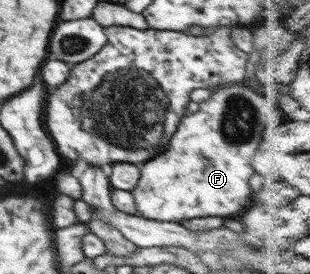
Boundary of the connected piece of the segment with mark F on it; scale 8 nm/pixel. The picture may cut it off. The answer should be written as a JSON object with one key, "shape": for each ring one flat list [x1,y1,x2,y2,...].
{"shape":[[252,80,219,86,212,90,210,98,198,104,197,112,181,118,165,150,139,166,140,178,131,191,137,204,135,215,164,222,198,217,234,217,252,203,258,181,252,159,259,151,262,133,265,128,283,127,283,123,287,123,279,94,270,86]]}

